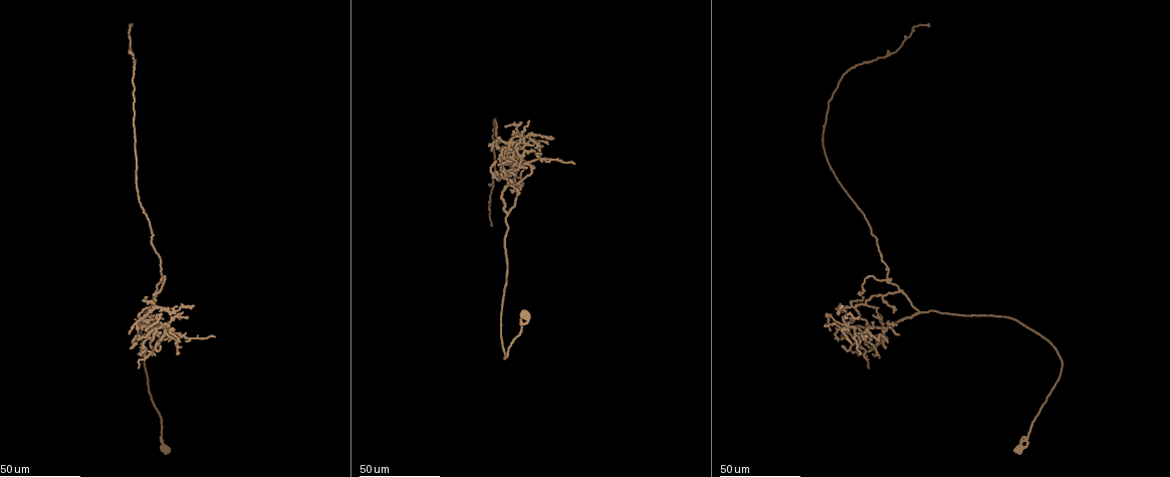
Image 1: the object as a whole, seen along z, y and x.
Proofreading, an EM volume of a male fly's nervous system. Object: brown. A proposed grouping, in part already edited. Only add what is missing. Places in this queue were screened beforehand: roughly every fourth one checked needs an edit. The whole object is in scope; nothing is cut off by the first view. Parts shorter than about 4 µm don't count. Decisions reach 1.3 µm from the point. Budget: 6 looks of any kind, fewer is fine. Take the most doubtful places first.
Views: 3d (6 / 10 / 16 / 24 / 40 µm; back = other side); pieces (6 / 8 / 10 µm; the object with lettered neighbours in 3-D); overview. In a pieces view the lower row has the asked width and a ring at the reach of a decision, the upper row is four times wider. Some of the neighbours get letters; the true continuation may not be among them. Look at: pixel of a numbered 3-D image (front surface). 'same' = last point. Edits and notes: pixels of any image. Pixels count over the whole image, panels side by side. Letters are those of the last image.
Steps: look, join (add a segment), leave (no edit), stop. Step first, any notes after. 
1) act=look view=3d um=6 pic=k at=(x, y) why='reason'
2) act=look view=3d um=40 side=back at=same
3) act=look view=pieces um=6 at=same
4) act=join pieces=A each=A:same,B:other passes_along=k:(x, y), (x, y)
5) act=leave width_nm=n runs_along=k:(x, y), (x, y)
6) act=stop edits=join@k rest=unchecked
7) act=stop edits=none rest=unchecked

act=look view=3d um=24 pic=1 at=(148, 323) why='branch stops here'

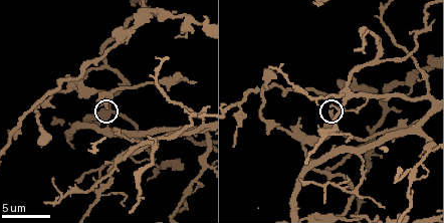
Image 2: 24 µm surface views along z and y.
act=look view=pieces um=10 pic=2 at=(330, 110)

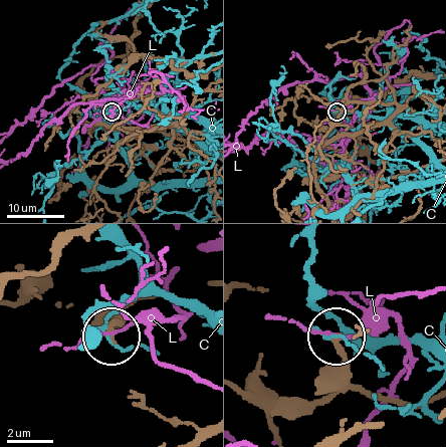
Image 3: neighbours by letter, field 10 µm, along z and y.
act=leave each=C:other,L:other found='none of them fits'

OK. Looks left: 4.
act=look view=3d um=24 pic=1 at=(487, 184) why='an open end'

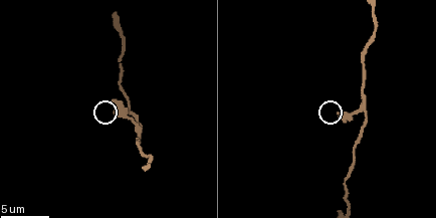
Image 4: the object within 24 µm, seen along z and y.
act=look view=pieces um=10 pic=4 at=(114, 99)

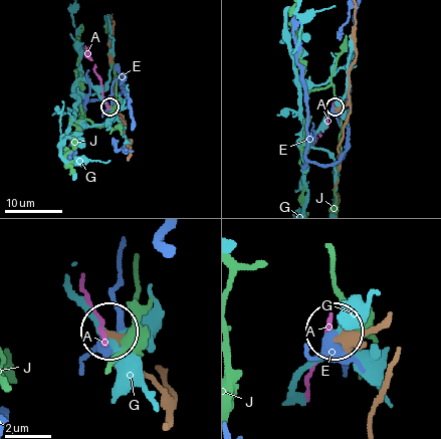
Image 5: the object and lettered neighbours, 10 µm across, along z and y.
act=leave width_nm=350 each=A:other,E:other,G:other,J:other found='none of them fits'

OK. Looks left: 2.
act=look view=pieces um=6 pic=2 at=(234, 144) why='free end'

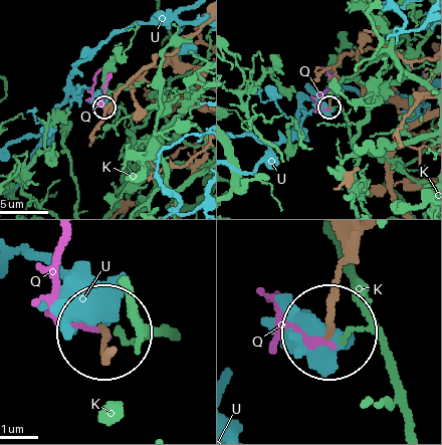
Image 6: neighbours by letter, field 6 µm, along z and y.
act=leave each=K:other,Q:other,U:other runs_along=6:(355, 240), (325, 332) found='none of them fits'

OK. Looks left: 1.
act=stop edits=none rest=unchecked

